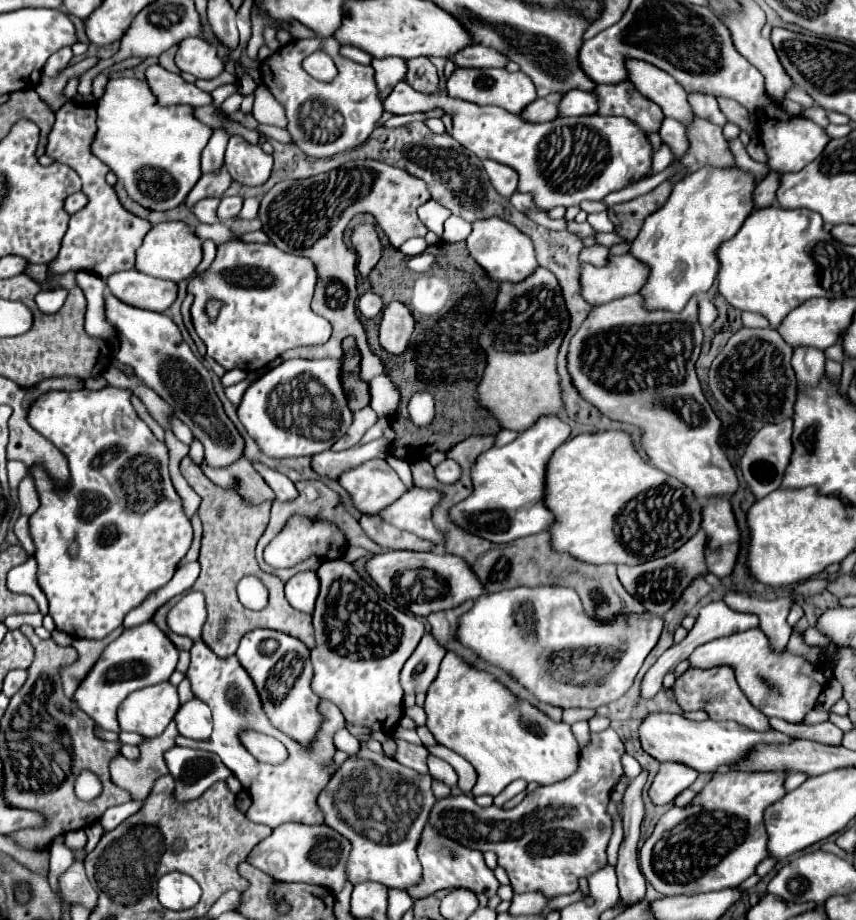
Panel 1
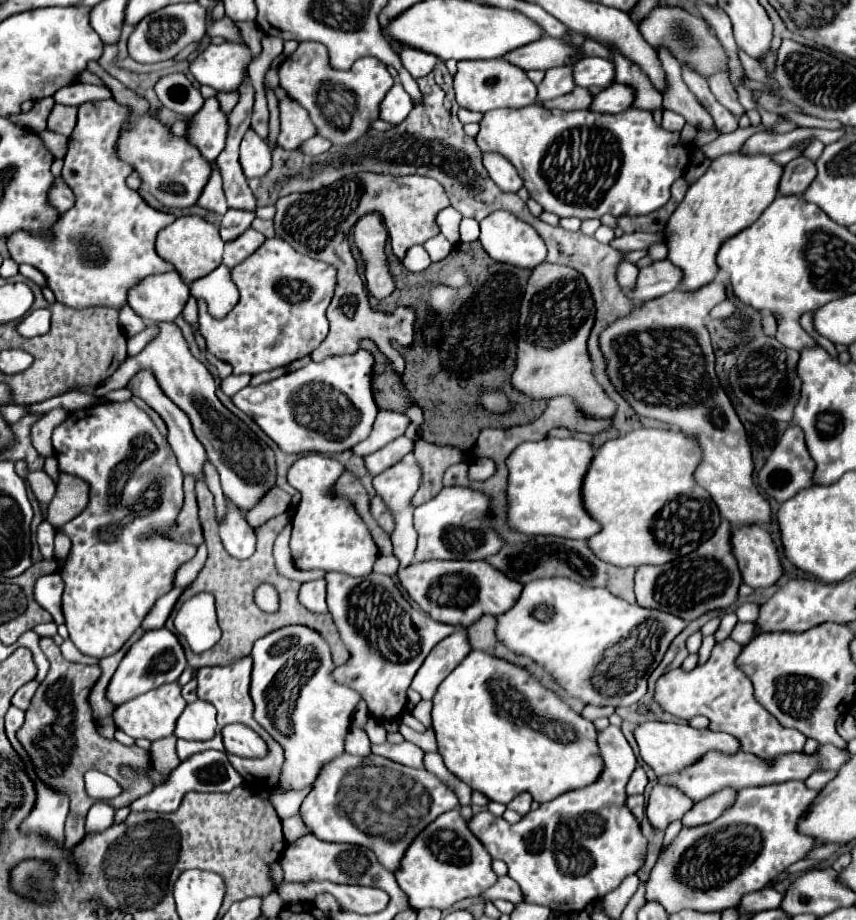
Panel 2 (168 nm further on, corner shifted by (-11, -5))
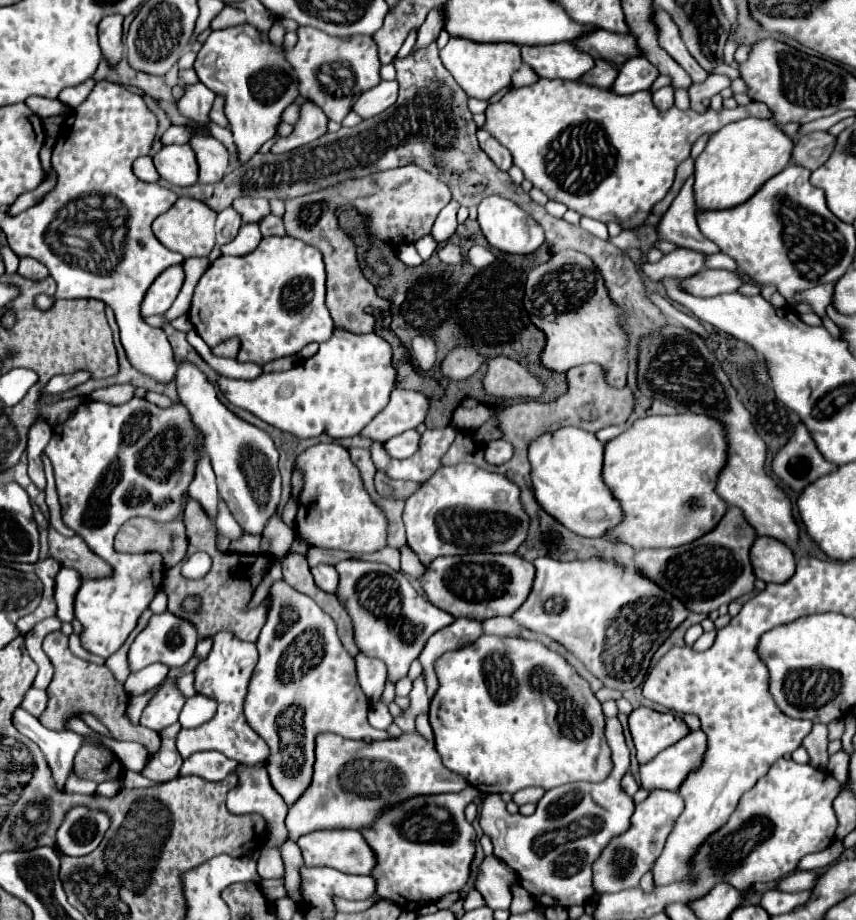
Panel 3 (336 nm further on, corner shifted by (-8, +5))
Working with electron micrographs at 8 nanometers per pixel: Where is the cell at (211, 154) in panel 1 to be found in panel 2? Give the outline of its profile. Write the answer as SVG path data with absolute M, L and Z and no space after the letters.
M216 97L206 99L204 107L192 117L188 139L200 149L204 159L216 161L226 145L228 137L228 115L220 111L220 101Z

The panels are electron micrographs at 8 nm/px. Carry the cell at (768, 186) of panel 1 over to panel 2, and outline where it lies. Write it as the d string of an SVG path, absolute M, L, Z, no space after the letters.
M796 157L784 167L784 173L778 185L778 193L802 195L814 177L816 177L816 165L806 157Z

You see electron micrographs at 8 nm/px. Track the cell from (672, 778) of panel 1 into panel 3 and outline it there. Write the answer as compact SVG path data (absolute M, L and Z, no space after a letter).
M655 789L651 795L637 805L633 817L631 817L631 827L613 837L609 845L601 851L601 857L593 863L593 891L595 895L605 895L605 893L617 893L623 889L633 889L639 885L641 877L653 867L657 857L663 851L663 845L681 815L683 801L677 793L673 791L663 791Z

